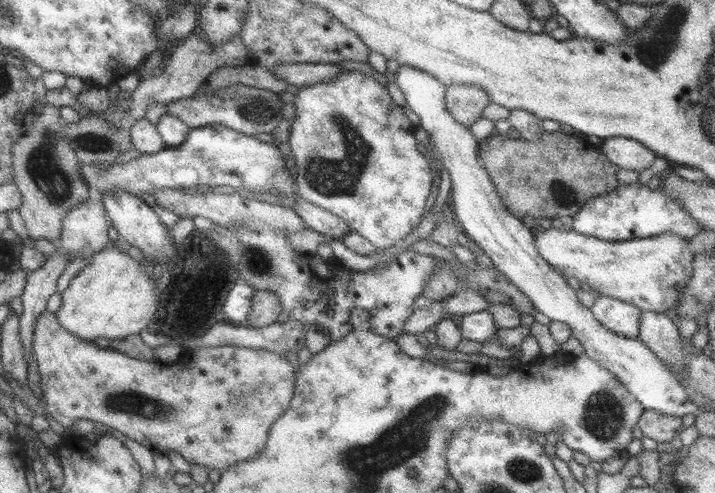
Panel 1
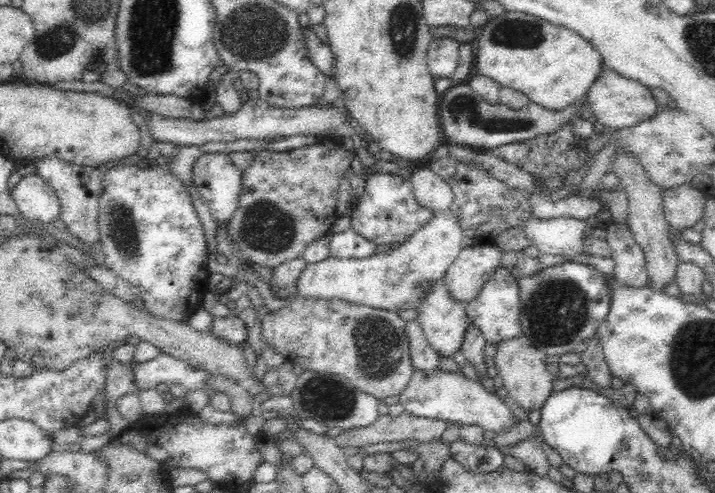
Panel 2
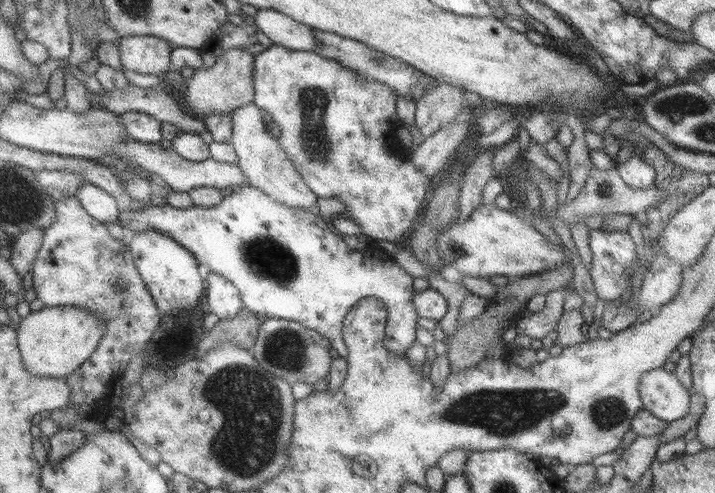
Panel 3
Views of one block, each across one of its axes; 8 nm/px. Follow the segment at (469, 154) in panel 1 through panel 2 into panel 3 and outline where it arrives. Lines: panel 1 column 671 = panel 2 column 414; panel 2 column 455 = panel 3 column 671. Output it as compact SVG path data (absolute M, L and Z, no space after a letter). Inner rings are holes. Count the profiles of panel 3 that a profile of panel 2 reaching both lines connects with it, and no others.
M657 367L640 376L638 394L642 408L670 423L689 412L692 391L679 383L674 372Z

